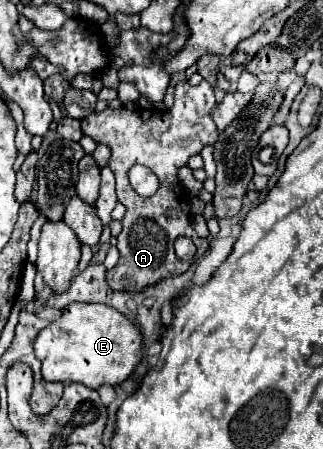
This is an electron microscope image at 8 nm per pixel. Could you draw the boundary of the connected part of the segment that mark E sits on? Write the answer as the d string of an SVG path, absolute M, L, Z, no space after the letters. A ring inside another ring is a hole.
M70 304L62 312L62 318L58 318L50 326L46 326L36 336L34 350L36 350L36 358L42 362L42 376L46 380L80 382L80 384L96 390L102 384L110 384L110 386L122 384L134 372L134 368L142 362L144 342L142 342L142 332L140 332L138 324L128 320L118 310L114 310L106 304Z

